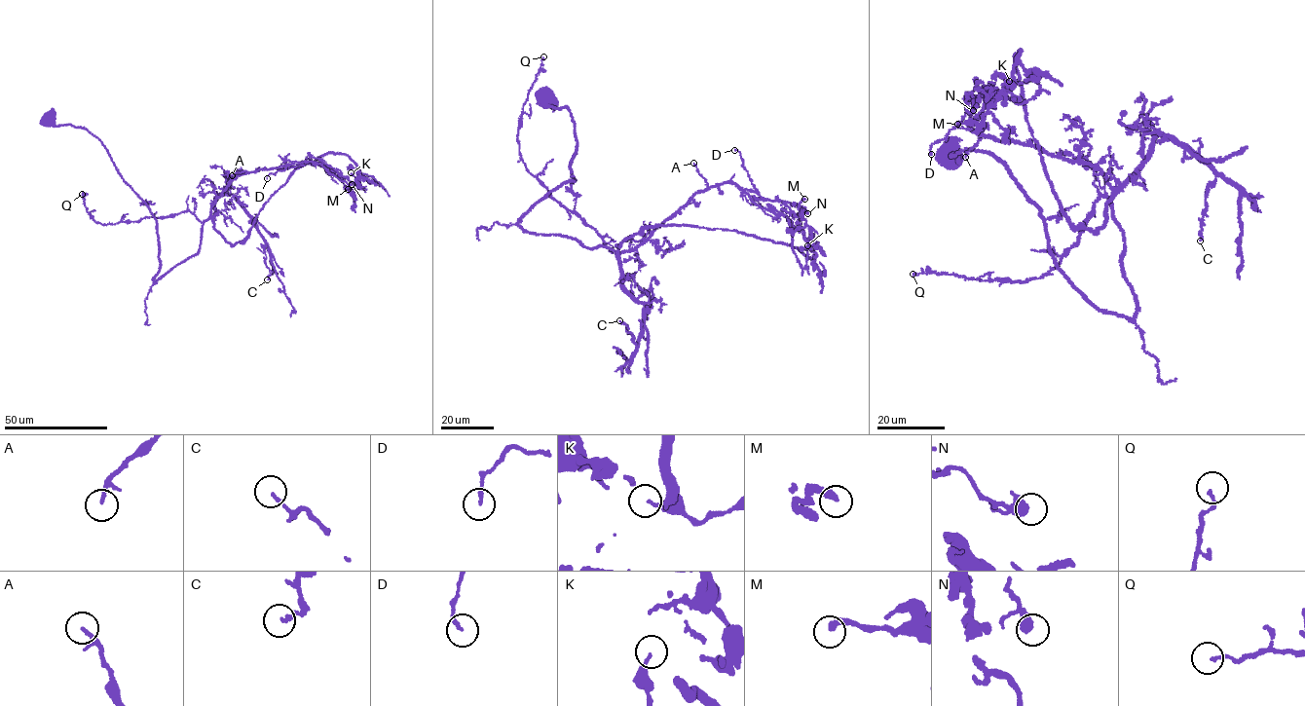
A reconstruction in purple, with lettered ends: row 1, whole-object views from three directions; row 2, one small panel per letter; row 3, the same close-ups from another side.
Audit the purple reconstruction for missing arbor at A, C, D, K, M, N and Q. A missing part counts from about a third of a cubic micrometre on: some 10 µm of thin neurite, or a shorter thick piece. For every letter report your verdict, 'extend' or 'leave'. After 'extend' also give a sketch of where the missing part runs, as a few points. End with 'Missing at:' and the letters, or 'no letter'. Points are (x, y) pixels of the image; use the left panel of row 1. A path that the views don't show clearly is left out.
A: leave
C: leave
D: leave
K: leave
M: leave
N: leave
Q: leave
Missing at: no letter

